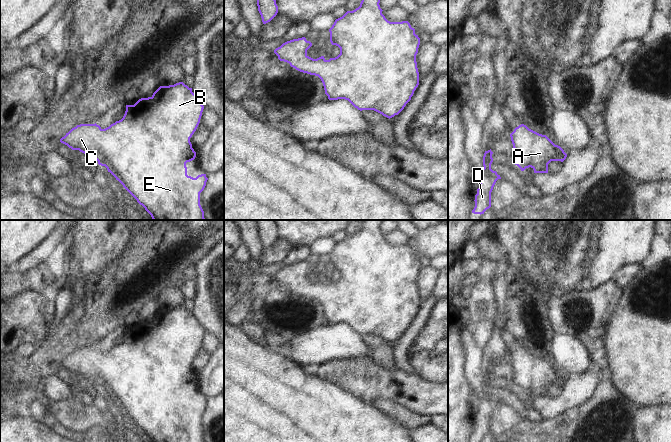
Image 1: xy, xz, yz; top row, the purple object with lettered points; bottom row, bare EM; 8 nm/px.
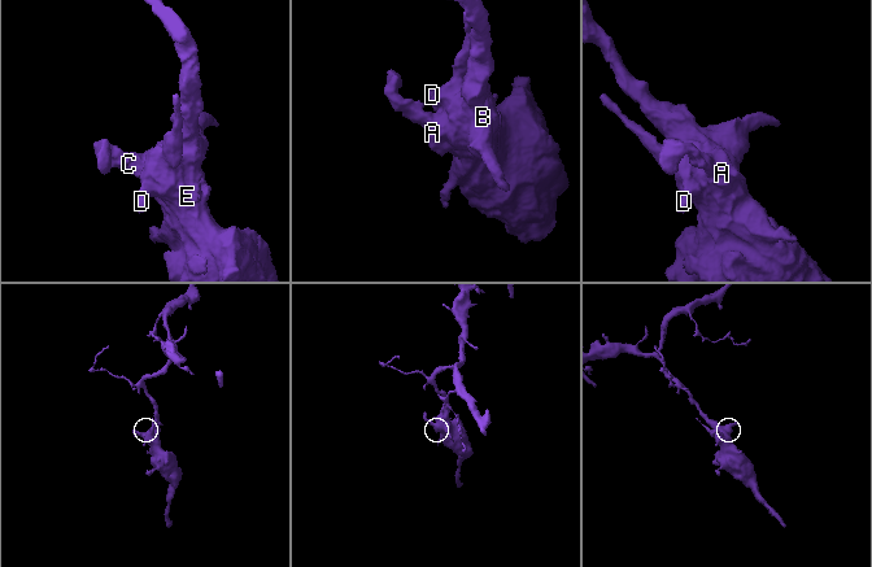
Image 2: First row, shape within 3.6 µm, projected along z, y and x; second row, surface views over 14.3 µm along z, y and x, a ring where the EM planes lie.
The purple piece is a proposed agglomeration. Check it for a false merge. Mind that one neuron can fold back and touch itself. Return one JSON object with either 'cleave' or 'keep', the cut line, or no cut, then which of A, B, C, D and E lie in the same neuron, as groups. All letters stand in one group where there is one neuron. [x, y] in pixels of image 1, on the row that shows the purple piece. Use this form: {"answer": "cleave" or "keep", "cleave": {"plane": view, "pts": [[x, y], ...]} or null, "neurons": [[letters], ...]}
{"answer": "keep", "cleave": null, "neurons": [["A", "B", "C", "D", "E"]]}

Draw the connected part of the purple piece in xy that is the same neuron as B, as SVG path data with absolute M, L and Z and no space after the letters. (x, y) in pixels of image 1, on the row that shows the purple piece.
M183 82L160 86L151 97L141 98L134 105L126 105L123 118L102 129L95 124L80 124L72 128L60 142L72 150L89 155L92 160L105 166L123 187L142 205L153 220L205 220L200 205L200 193L208 178L206 174L196 178L187 175L186 163L195 159L190 138L196 131L204 106L200 98Z

